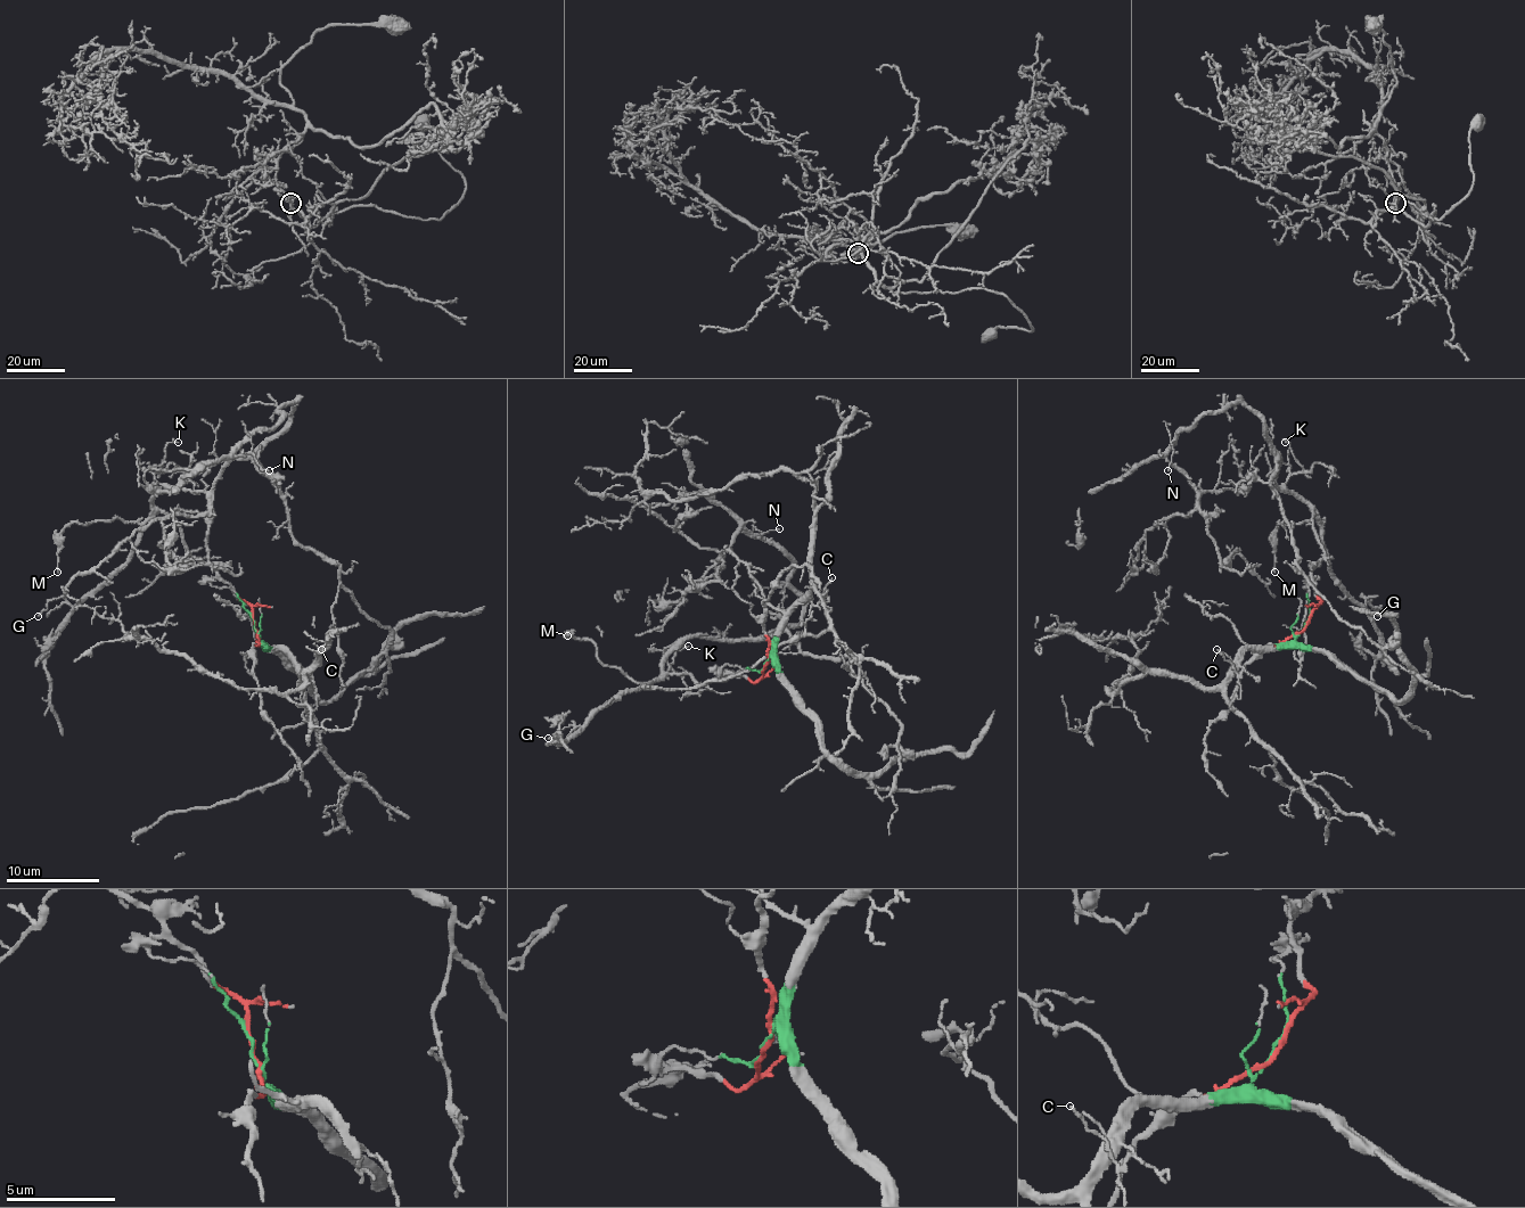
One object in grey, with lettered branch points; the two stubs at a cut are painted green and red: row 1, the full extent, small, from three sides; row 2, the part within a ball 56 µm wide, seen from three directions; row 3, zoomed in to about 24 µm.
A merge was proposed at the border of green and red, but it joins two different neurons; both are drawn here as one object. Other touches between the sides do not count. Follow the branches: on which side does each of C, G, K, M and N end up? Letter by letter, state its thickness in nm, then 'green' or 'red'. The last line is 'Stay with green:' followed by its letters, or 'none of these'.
C: 110 nm | green
G: 100 nm | red
K: 130 nm | red
M: 130 nm | red
N: 100 nm | red
Stay with green: C

